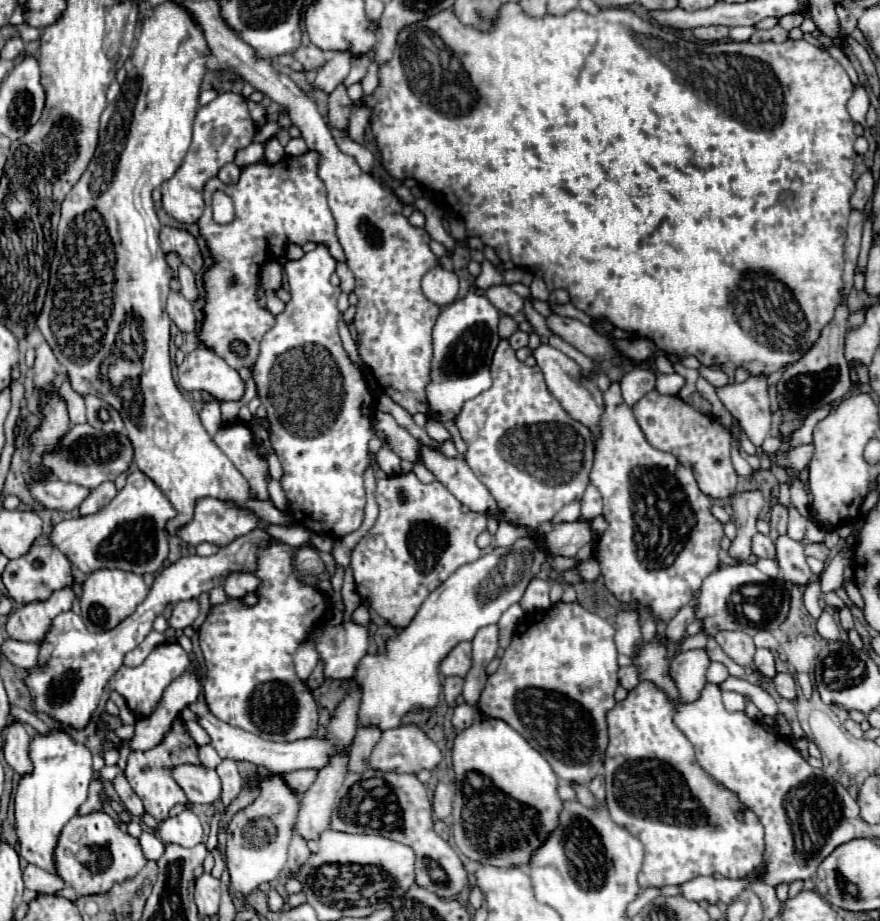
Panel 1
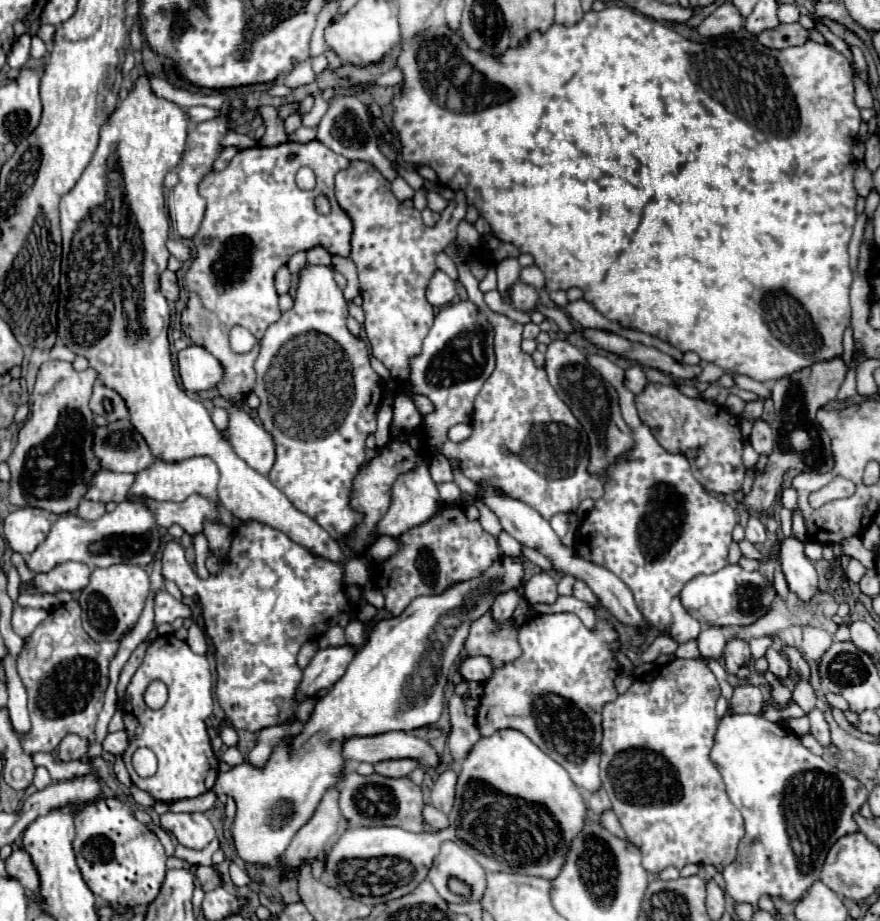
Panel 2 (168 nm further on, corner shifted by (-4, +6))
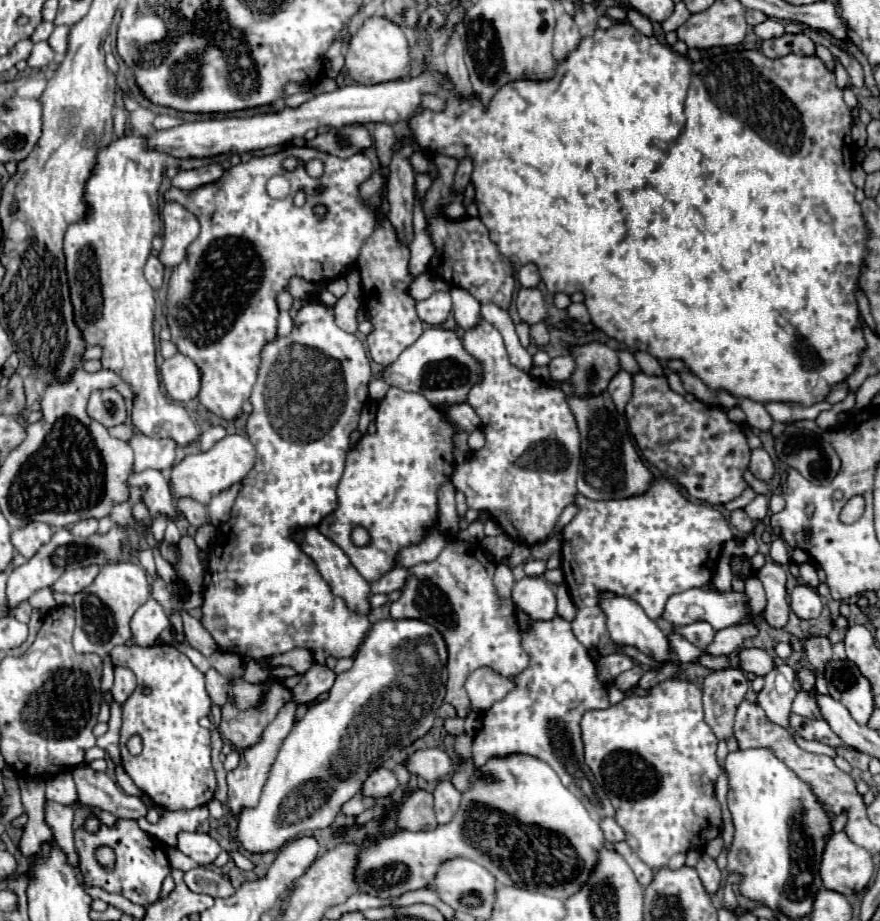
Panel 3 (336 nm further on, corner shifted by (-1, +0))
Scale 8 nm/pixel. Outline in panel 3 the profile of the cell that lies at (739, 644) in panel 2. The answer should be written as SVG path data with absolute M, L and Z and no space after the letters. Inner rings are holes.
M739 667L713 671L703 681L705 721L719 739L729 739L733 735L733 713L745 699L747 689L749 681Z

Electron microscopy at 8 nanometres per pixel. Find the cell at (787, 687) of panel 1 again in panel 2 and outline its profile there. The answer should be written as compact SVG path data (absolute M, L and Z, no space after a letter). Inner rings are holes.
M772 647L764 653L764 657L766 657L766 661L768 661L768 669L770 669L774 675L778 675L778 677L782 677L782 679L788 677L790 667L788 667L788 659L786 659L786 657L782 657L782 655L780 655L776 649L772 649Z

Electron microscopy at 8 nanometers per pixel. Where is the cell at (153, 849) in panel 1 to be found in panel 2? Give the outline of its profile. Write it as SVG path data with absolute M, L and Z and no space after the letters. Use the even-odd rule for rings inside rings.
M217 838L212 840L209 845L200 851L192 851L192 849L182 847L182 845L176 845L176 857L186 859L186 861L190 861L191 864L210 866L212 865L212 855L221 847L222 845Z

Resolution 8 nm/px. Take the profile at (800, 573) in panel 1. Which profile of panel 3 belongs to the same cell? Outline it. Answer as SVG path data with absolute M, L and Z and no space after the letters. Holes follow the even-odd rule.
M799 583L791 593L791 609L795 611L795 615L799 619L819 617L821 611L823 611L823 603L821 603L817 589L813 589L805 583Z

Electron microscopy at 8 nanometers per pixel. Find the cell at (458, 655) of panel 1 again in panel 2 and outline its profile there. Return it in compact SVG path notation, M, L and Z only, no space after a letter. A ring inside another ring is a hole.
M462 657L456 669L462 673L466 681L476 681L480 685L484 685L492 677L492 665L486 657Z

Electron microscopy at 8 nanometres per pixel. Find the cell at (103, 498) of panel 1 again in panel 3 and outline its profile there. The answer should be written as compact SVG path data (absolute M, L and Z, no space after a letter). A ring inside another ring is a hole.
M83 519L83 521L79 521L79 523L75 523L73 527L71 527L71 533L73 535L77 535L77 537L89 537L89 535L93 535L93 533L97 533L97 519Z

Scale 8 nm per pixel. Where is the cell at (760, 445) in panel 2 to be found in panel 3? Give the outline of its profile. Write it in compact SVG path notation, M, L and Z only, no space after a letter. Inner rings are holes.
M759 447L759 449L753 449L751 451L751 463L749 463L749 471L755 475L755 479L761 479L761 481L771 481L773 477L773 461L769 457L769 453Z

